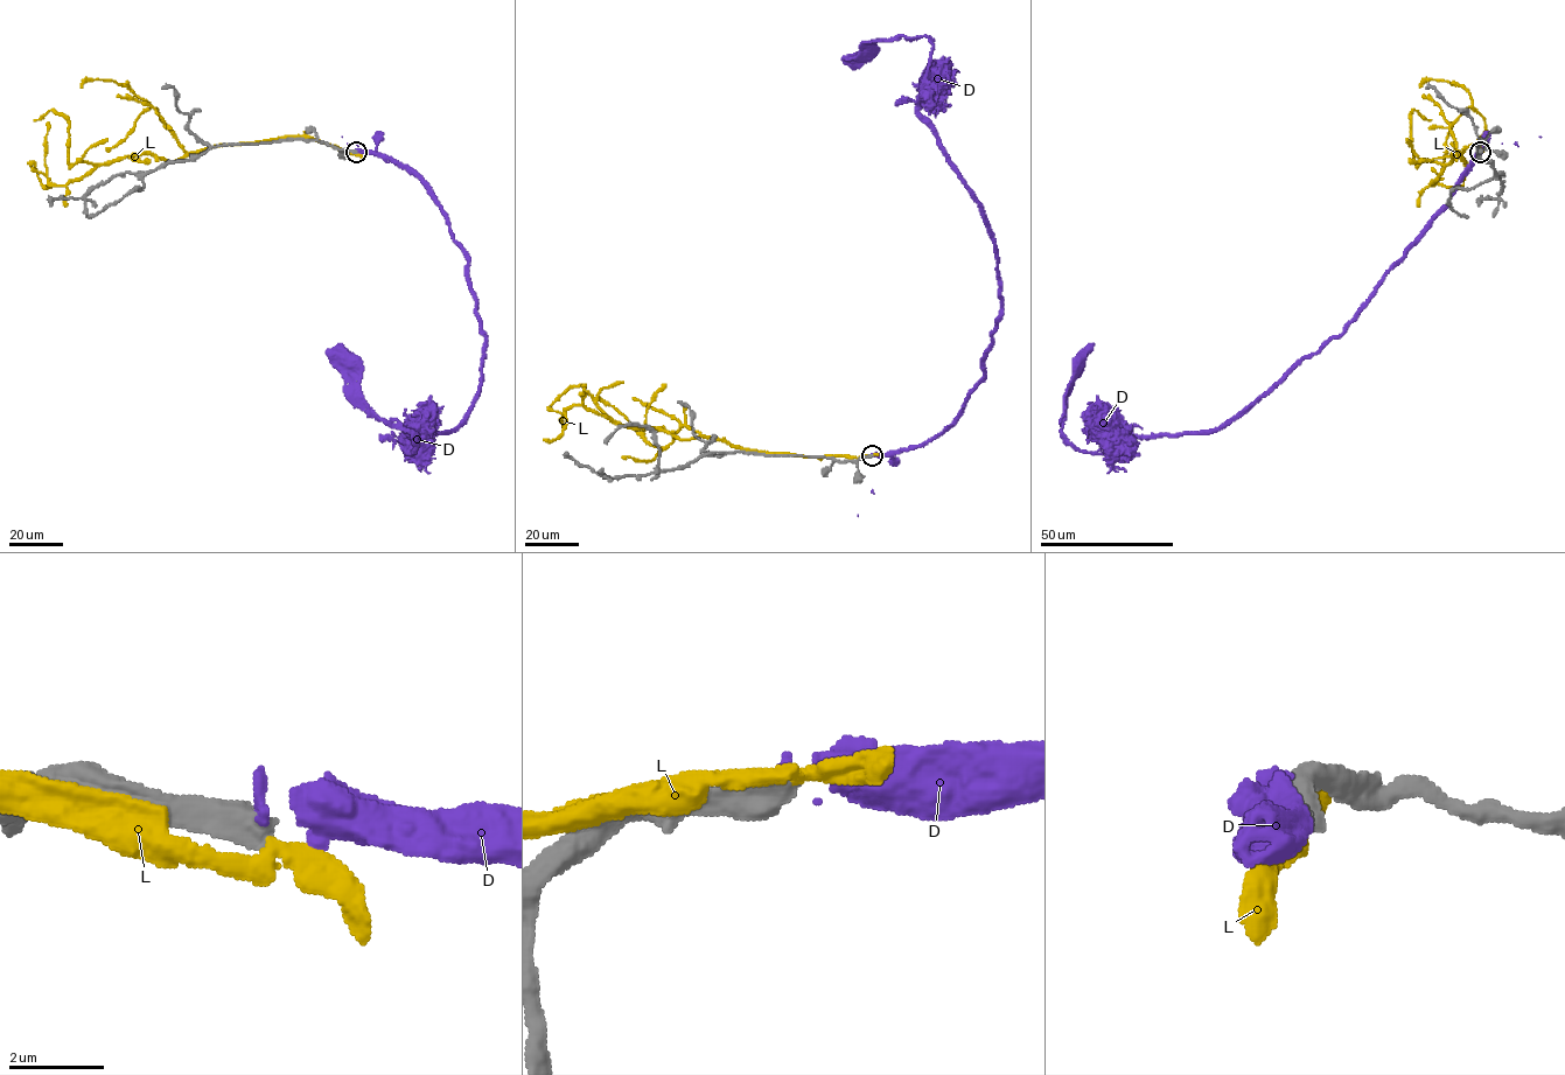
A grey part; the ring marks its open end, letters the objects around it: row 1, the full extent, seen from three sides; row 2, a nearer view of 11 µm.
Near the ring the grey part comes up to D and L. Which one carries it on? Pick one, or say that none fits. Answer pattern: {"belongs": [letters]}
{"belongs": []}

